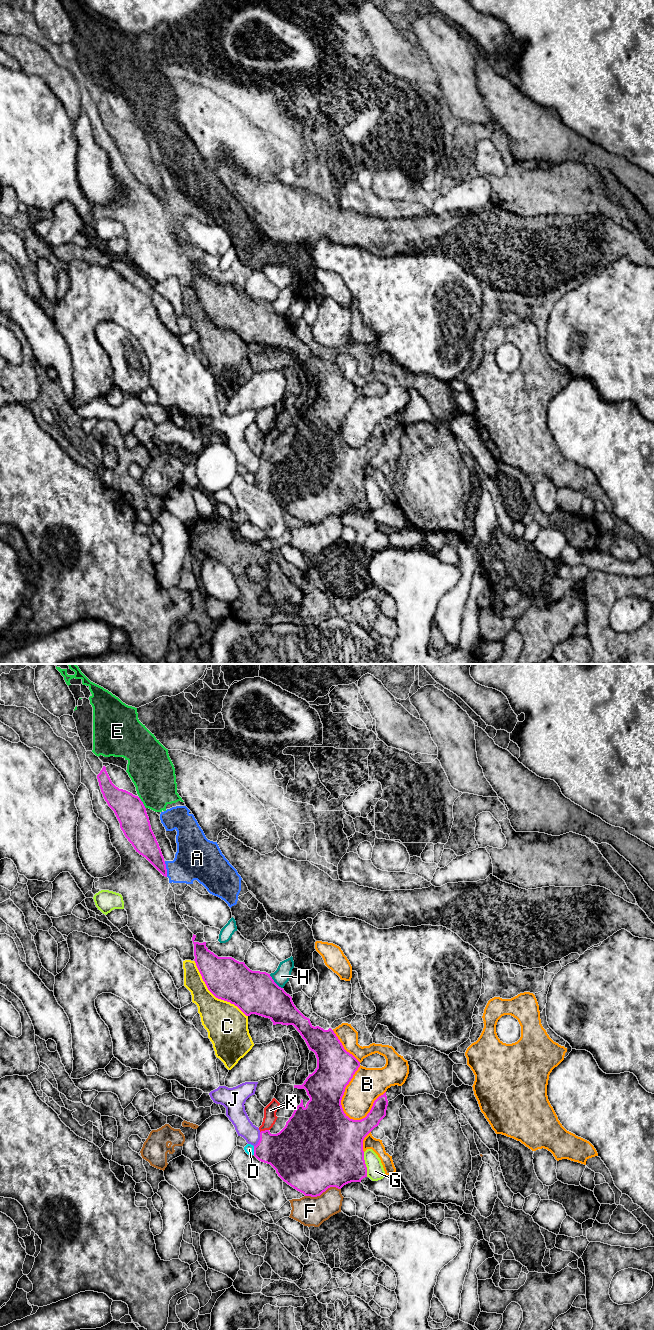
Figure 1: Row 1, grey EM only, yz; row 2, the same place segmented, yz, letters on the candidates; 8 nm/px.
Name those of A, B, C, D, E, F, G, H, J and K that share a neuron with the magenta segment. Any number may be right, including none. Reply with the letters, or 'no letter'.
K

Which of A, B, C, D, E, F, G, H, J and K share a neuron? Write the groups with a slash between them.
A E / B / C / D / F / G / H / J / K

